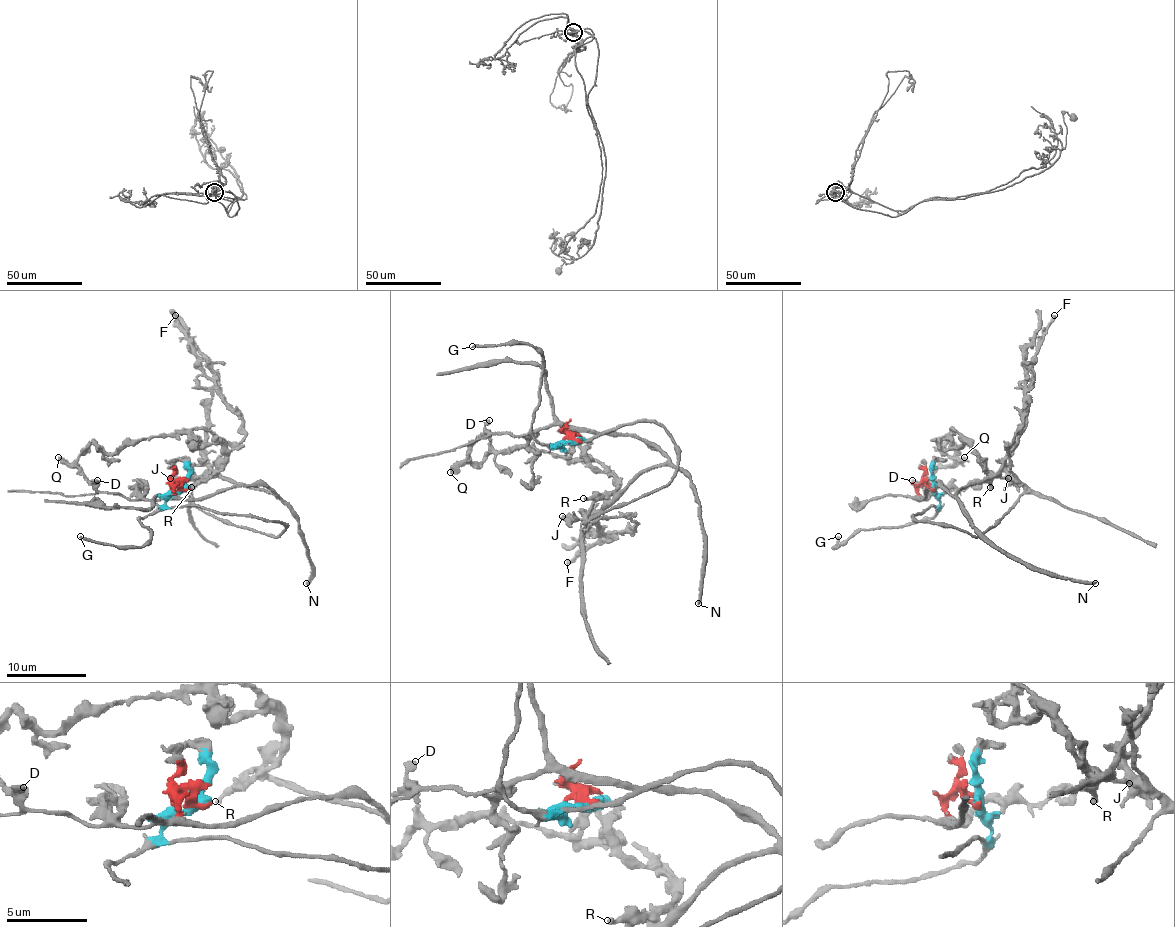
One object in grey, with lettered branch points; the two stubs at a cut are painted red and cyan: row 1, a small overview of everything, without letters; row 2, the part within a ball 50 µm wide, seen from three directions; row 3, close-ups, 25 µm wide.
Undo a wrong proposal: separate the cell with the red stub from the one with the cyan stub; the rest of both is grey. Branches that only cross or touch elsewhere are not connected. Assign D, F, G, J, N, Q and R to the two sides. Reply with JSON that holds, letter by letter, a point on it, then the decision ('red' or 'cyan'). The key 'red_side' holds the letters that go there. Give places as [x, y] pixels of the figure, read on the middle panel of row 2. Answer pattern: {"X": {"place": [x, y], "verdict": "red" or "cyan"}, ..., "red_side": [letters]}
{"D": {"place": [489, 420], "verdict": "red"}, "F": {"place": [567, 562], "verdict": "red"}, "G": {"place": [472, 346], "verdict": "cyan"}, "J": {"place": [562, 516], "verdict": "cyan"}, "N": {"place": [698, 603], "verdict": "red"}, "Q": {"place": [450, 472], "verdict": "red"}, "R": {"place": [583, 498], "verdict": "red"}, "red_side": ["D", "F", "N", "Q", "R"]}

